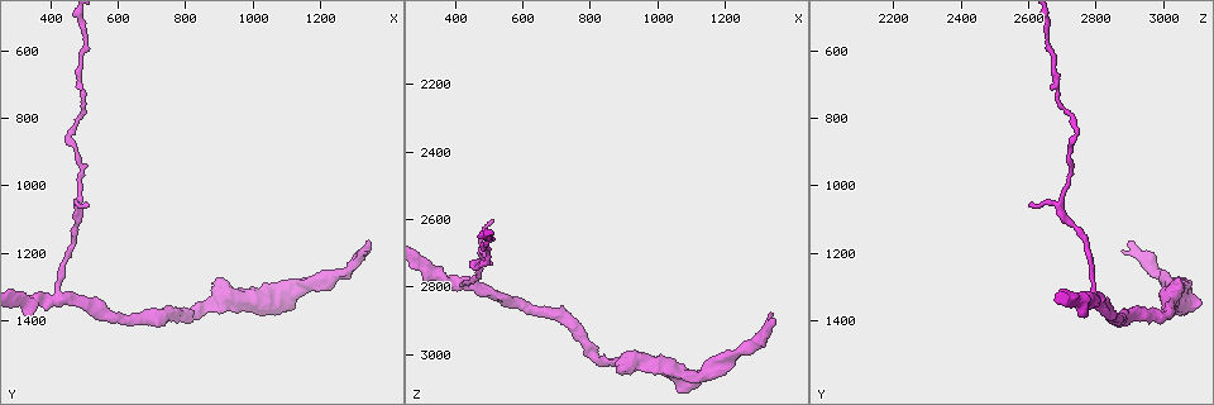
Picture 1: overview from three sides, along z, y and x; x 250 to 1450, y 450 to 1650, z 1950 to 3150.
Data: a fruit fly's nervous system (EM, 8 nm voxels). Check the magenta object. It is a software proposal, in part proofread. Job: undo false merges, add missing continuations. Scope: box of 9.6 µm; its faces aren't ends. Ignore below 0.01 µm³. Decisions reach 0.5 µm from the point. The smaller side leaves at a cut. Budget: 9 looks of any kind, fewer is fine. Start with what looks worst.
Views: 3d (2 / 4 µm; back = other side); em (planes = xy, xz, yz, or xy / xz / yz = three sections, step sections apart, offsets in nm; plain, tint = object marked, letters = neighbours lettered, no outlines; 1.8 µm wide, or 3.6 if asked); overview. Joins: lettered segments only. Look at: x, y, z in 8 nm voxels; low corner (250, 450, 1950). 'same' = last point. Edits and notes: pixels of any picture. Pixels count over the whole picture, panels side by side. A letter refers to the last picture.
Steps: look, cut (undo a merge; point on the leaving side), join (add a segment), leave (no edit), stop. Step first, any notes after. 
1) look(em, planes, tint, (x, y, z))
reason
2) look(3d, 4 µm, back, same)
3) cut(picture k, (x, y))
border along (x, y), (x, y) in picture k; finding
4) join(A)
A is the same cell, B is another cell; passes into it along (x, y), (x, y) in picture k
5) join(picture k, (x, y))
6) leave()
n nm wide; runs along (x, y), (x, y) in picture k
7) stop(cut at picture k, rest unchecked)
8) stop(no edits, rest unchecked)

look(em, planes, plain, (1330, 1200, 2880))
free end

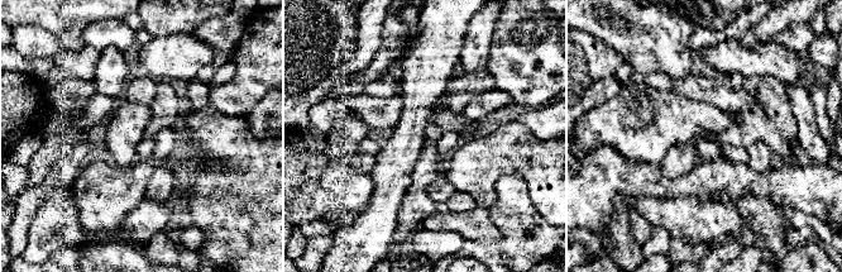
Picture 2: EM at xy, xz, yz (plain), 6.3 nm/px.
look(em, planes, letters, same)
what lies round it

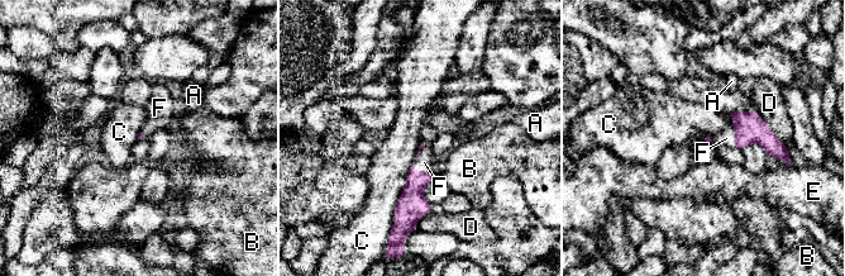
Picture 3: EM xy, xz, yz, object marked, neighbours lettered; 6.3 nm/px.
join(F)
C touches over 420 nm; F is the same cell, A, B, C, D and E are other cells; passes into it along (411, 205), (418, 171), (424, 162) in picture 3; the neuron continues

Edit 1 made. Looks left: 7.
look(3d, 4 µm, (890, 1290, 3040))
thick end

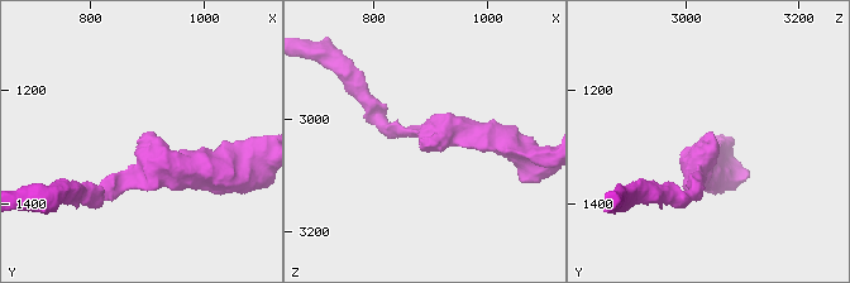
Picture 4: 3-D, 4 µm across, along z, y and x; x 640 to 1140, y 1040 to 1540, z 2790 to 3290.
look(em, planes, letters, (880, 1285, 3040))
need the tissue

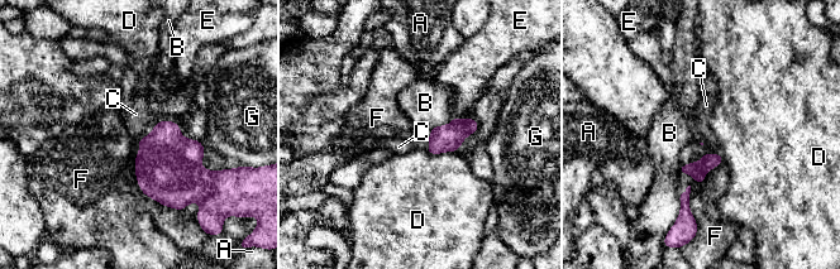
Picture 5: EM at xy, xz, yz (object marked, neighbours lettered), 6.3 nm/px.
leave()
A, B, C, D, E, F and G are other cells; border along (705, 152), (720, 154) in picture 5; no lettered segment goes on from it

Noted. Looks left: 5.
look(em, xy, step 8, letters, (430, 1340, 2780))
three-way junction

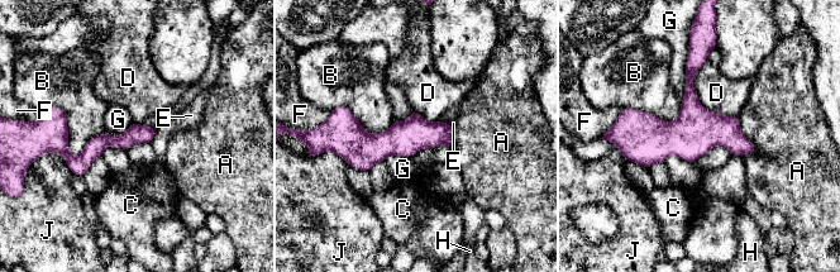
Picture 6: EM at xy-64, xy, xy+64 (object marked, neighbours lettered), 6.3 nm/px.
leave()
A, B, C, D, E, F, G, H and J are other cells; runs along (340, 130), (354, 141), (449, 143) in picture 6; all the same neuron

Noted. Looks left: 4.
look(3d, 4 µm, (520, 1060, 2600))
thin end

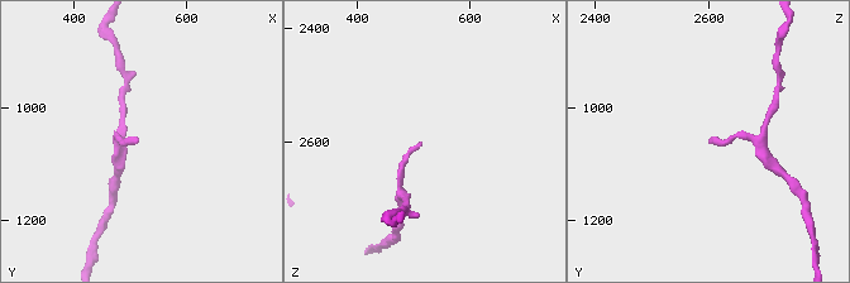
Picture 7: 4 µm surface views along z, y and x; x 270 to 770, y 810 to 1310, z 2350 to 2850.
look(em, planes, letters, (515, 1065, 2600))
need the tissue

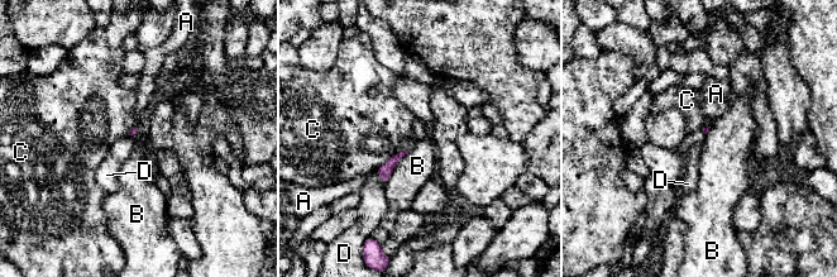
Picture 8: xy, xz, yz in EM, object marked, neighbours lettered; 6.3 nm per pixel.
leave()
B touches over 260 nm; A, B, C and D are other cells; border along (376, 171), (384, 184) in picture 8; none of them fits

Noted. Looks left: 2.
stop(join at picture 3, rest unchecked)

